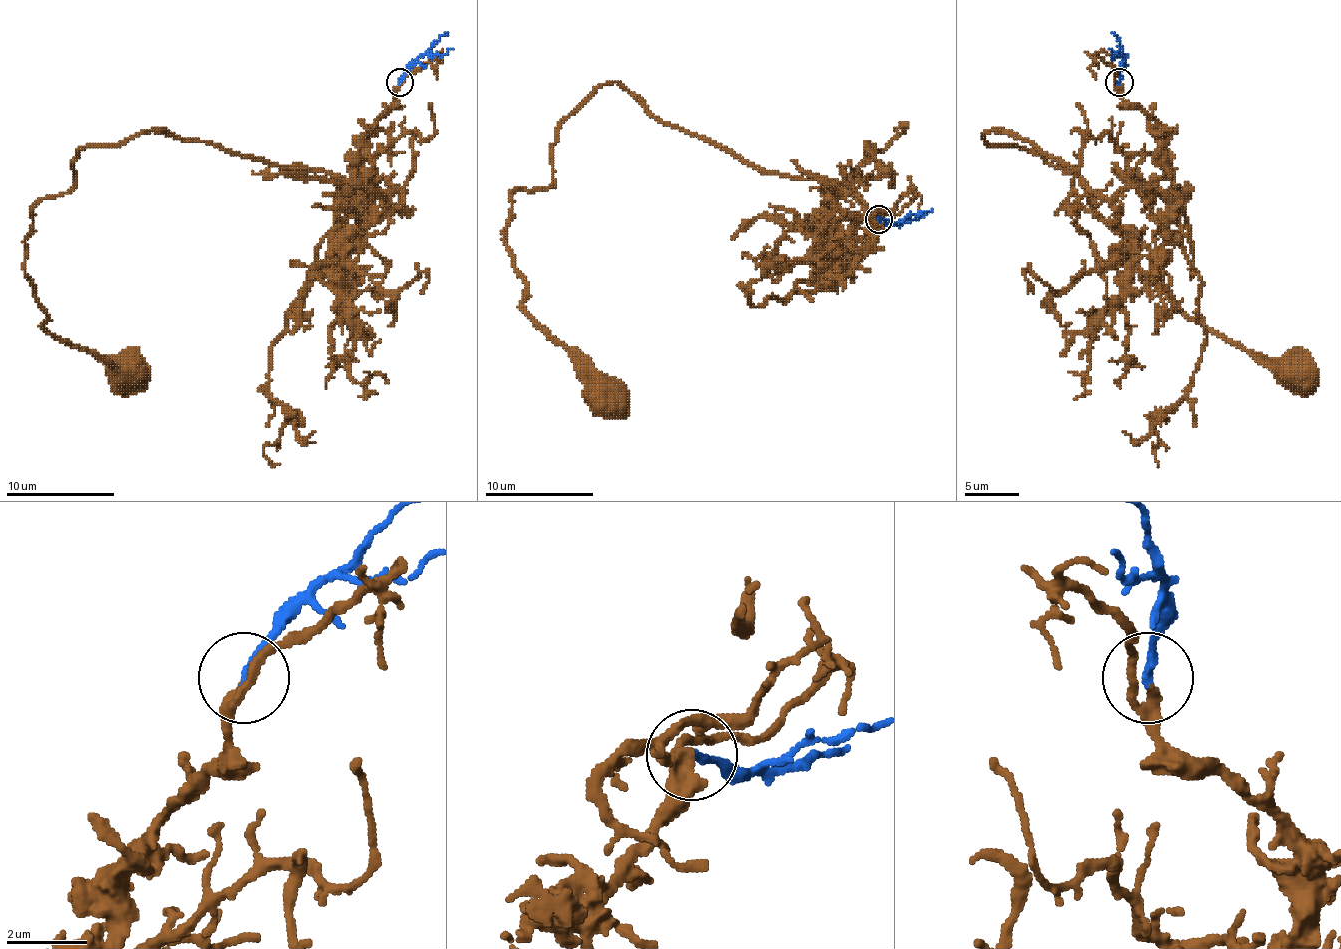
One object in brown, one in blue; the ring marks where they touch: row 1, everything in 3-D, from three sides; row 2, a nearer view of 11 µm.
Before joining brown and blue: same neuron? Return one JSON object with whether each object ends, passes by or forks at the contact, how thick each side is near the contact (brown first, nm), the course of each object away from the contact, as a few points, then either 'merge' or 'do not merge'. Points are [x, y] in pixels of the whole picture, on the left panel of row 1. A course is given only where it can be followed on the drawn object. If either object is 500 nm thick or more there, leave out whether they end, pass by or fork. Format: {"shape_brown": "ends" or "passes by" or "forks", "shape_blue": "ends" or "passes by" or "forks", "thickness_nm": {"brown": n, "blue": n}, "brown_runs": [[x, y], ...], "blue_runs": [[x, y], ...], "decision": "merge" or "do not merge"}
{"shape_brown": "passes by", "shape_blue": "ends", "thickness_nm": {"brown": 140, "blue": 220}, "brown_runs": [[399, 81], [350, 193], [382, 176], [385, 198], [146, 130], [79, 152], [24, 274], [43, 325], [125, 372]], "blue_runs": [[399, 81], [420, 57], [453, 49]], "decision": "merge"}

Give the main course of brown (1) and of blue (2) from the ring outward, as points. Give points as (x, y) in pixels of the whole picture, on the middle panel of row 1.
1: (878, 220), (837, 271), (872, 222), (848, 190), (598, 87), (503, 244), (604, 399)
2: (878, 220), (899, 222), (932, 209)

